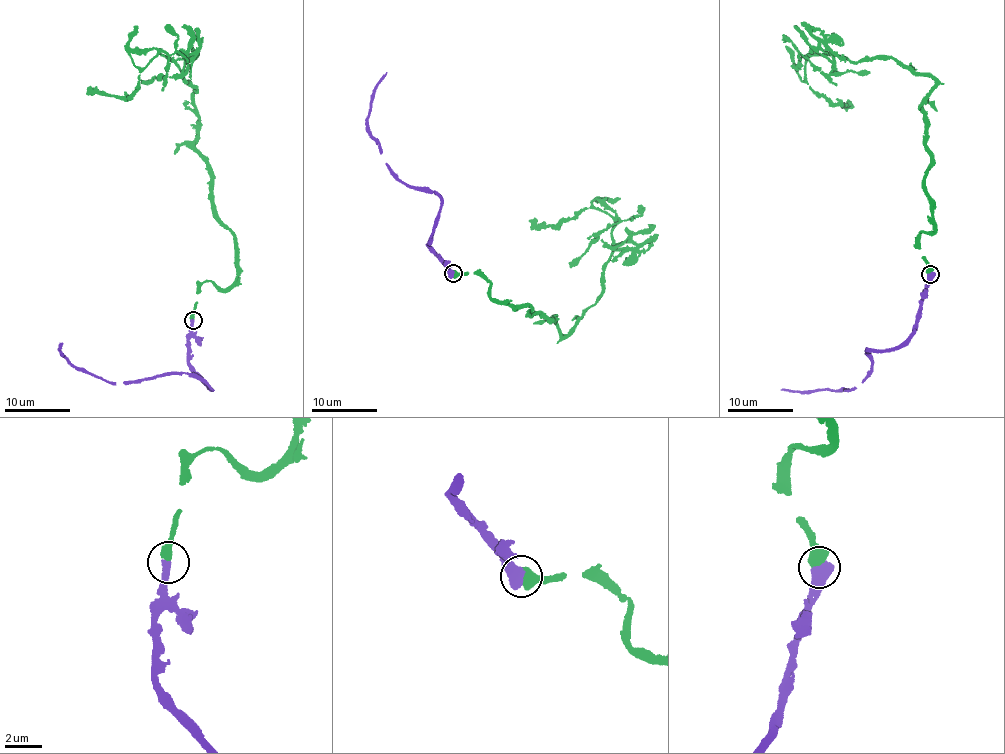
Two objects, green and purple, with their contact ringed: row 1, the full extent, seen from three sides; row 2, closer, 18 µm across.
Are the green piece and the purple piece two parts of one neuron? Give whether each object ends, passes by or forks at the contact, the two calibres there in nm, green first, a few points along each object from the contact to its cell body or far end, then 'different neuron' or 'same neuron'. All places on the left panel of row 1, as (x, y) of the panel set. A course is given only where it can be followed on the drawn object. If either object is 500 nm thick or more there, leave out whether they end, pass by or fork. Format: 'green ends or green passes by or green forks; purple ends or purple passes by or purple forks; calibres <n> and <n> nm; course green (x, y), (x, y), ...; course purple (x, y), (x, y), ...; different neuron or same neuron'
calibres 500 and 550 nm; course green (192, 320), (198, 286), (237, 275), (196, 150), (195, 88), (158, 52), (128, 98), (87, 87); course purple (193, 321), (189, 369), (210, 390), (192, 374), (109, 381), (70, 364), (59, 351), (63, 343); same neuron

